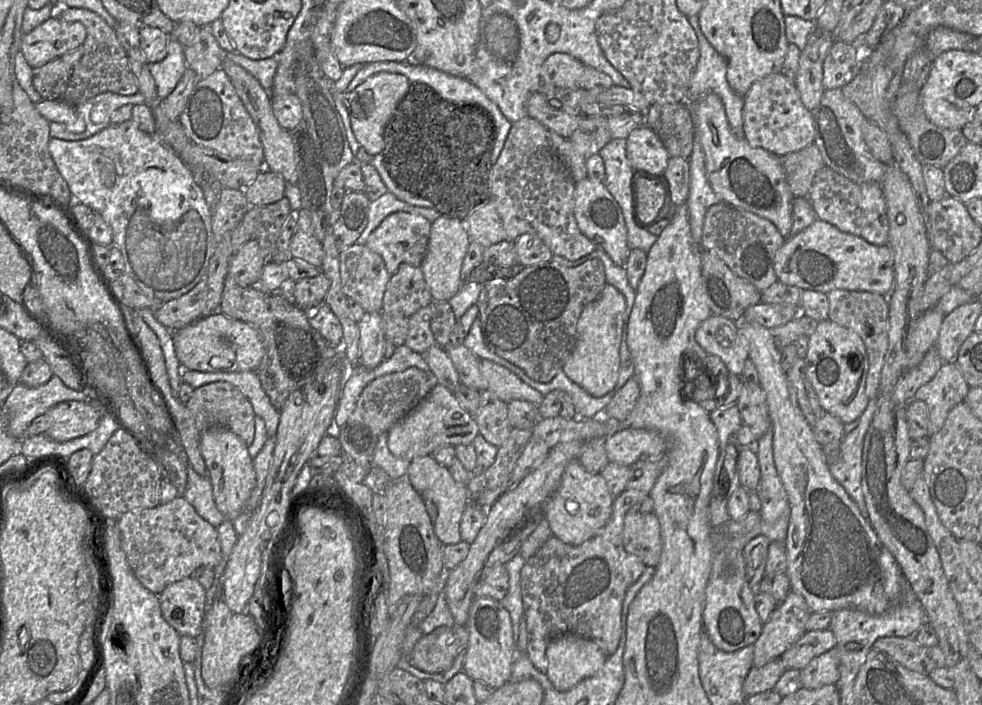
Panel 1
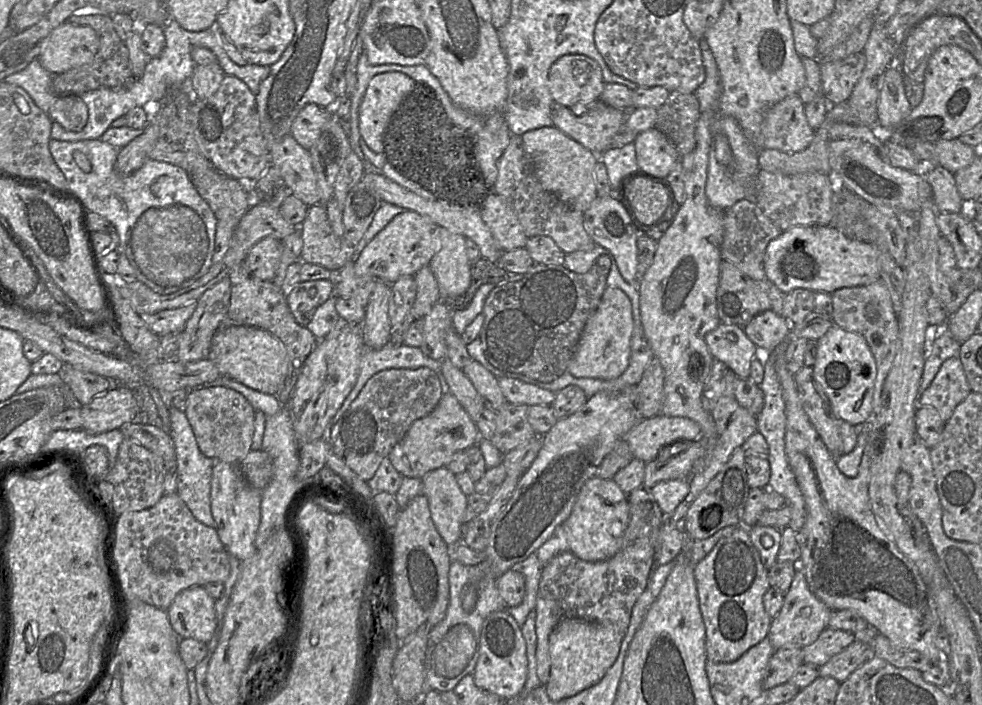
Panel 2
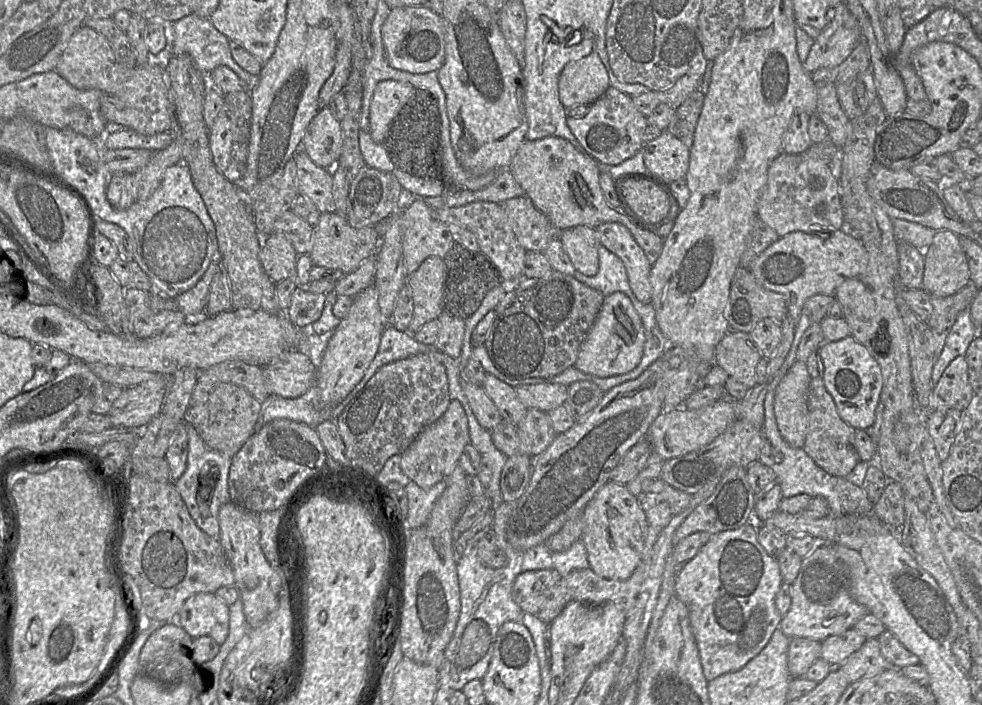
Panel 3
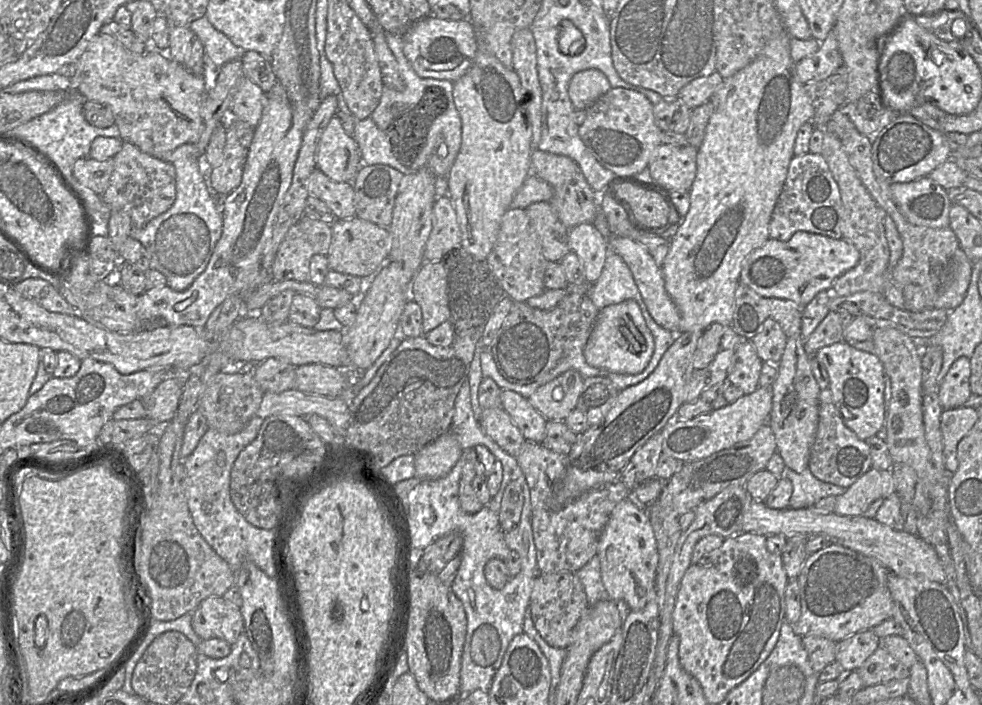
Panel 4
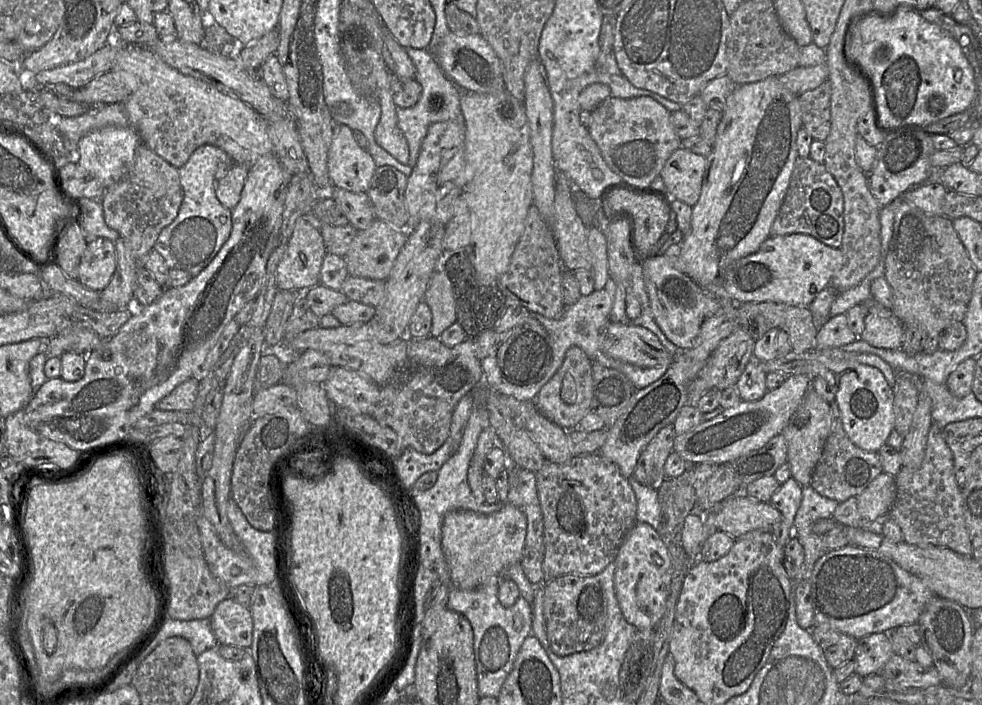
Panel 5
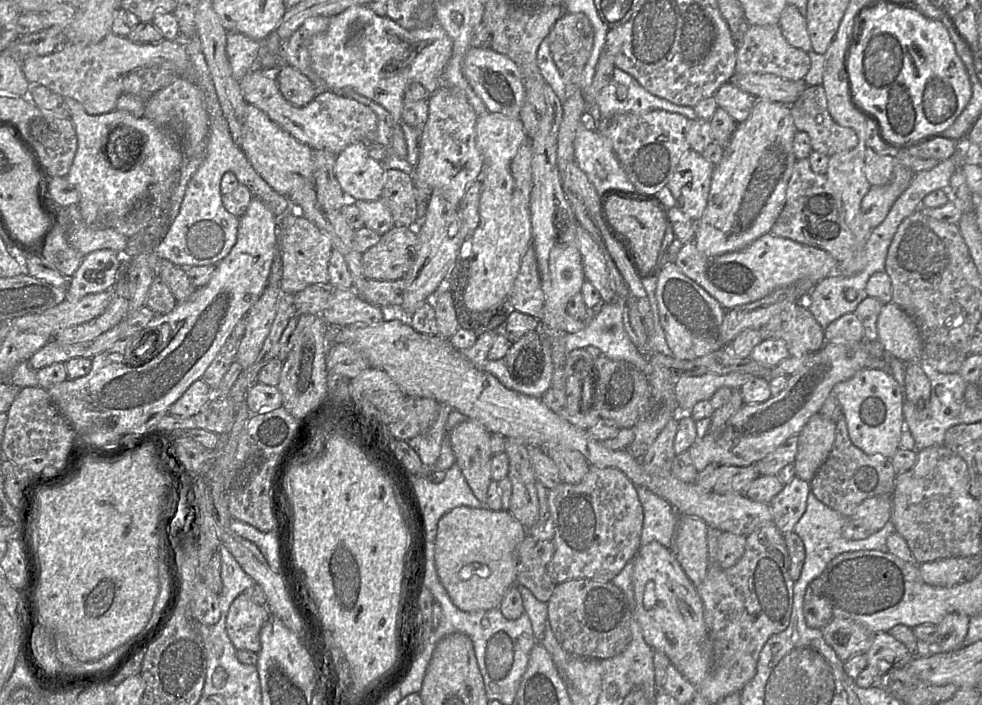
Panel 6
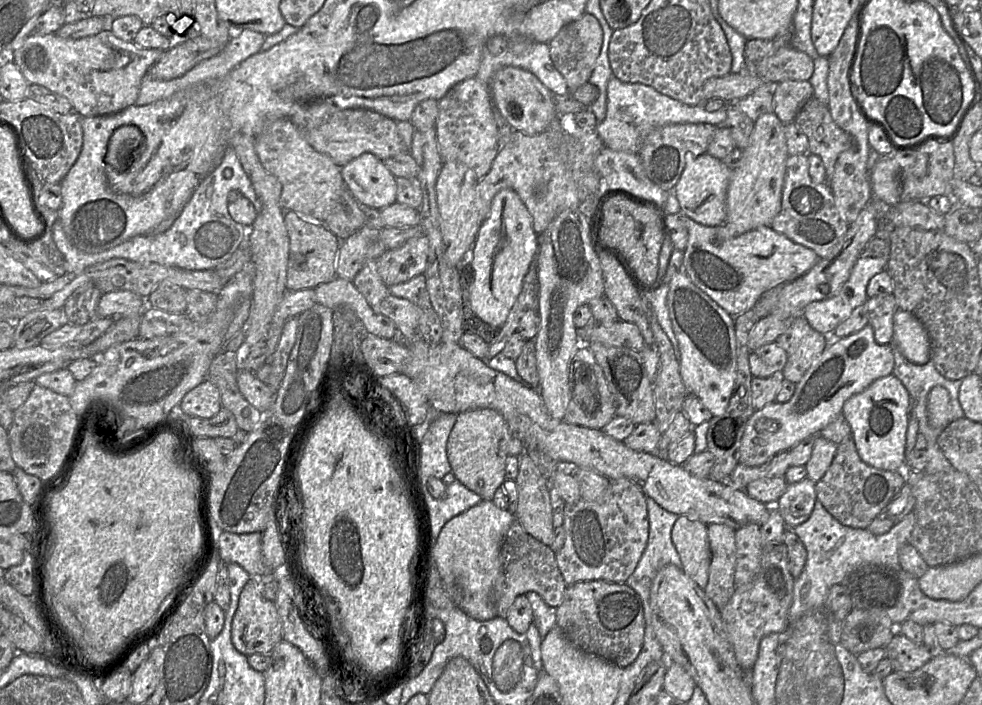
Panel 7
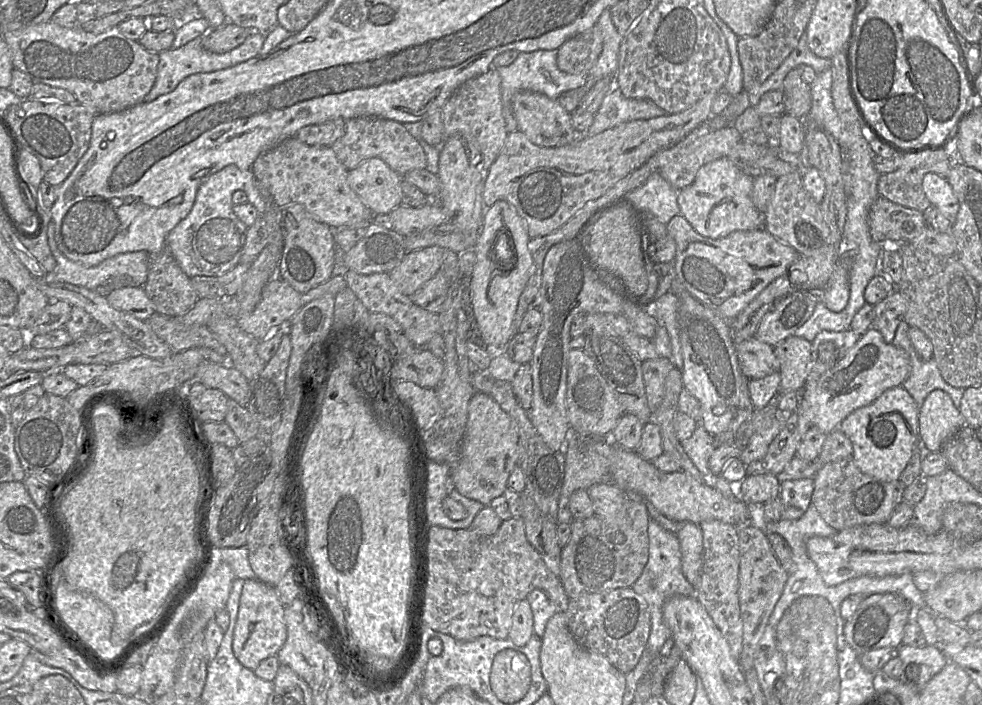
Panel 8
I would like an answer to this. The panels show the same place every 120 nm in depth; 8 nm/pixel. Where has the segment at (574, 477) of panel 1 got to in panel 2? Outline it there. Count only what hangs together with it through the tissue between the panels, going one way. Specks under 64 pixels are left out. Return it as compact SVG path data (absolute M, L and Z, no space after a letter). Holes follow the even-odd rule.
M589 479L581 488L570 516L562 523L569 550L577 558L597 562L613 557L624 544L630 522L630 510L625 494L612 479Z

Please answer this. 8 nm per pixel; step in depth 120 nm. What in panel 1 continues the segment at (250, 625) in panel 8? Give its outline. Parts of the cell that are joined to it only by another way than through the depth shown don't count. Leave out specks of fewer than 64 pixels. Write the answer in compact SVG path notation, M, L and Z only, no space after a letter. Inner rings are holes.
M188 576L169 584L158 595L163 617L180 635L196 638L201 633L206 591Z

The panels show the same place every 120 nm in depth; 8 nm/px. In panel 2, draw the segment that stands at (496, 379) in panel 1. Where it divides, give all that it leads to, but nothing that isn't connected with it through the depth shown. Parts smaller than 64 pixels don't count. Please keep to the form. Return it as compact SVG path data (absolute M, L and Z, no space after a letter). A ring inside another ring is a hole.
M509 377L497 379L502 394L509 403L527 406L549 406L555 399L554 392L521 380Z

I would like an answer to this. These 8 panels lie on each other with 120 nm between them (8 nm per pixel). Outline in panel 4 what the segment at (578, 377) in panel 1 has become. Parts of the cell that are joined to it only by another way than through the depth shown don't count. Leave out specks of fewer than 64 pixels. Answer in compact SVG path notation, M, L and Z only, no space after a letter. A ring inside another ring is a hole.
M625 300L599 310L583 355L592 367L619 374L638 374L648 365L654 348L654 338L638 304L634 300Z

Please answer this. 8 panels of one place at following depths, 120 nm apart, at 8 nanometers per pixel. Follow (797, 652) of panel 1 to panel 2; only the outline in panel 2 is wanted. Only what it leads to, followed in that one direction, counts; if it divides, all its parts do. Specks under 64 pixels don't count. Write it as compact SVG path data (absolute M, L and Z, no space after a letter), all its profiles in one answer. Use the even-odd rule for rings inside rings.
M827 627L812 644L802 648L803 664L820 667L855 640L851 632Z

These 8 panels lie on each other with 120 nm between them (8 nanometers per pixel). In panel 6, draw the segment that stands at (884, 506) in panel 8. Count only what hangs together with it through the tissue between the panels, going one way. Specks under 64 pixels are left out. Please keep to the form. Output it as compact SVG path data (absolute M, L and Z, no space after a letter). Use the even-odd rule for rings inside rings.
M842 416L836 422L832 450L809 483L812 493L818 500L849 519L854 509L863 500L882 495L892 496L896 476L890 459L867 455L853 445L845 418Z

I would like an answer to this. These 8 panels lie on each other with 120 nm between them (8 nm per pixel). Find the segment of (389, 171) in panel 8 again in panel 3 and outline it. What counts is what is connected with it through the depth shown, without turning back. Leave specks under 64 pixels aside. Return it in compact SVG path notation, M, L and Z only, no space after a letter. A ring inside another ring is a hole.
M329 106L320 108L311 120L302 140L302 150L318 166L332 170L341 154L341 122Z

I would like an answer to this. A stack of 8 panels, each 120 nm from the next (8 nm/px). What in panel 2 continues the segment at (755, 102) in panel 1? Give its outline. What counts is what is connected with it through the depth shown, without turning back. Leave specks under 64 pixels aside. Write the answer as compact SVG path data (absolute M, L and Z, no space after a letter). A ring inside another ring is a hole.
M792 94L766 112L761 125L762 149L795 153L810 145L815 131L807 122L804 105L798 94Z

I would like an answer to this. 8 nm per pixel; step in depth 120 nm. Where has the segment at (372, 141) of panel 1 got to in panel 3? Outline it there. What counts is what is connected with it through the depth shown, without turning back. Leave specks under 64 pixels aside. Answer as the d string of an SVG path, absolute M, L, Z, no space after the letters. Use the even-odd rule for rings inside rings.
M391 79L376 85L369 110L369 133L375 142L384 143L391 121L415 89L408 82Z

